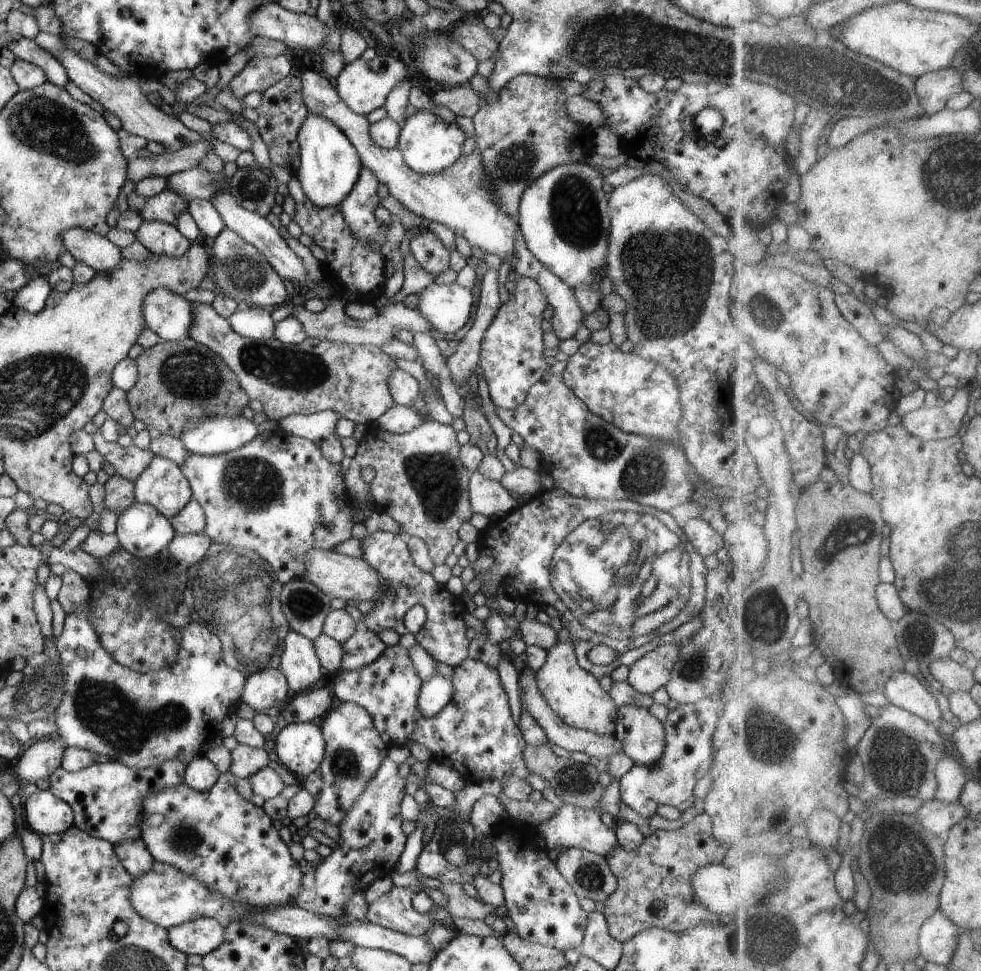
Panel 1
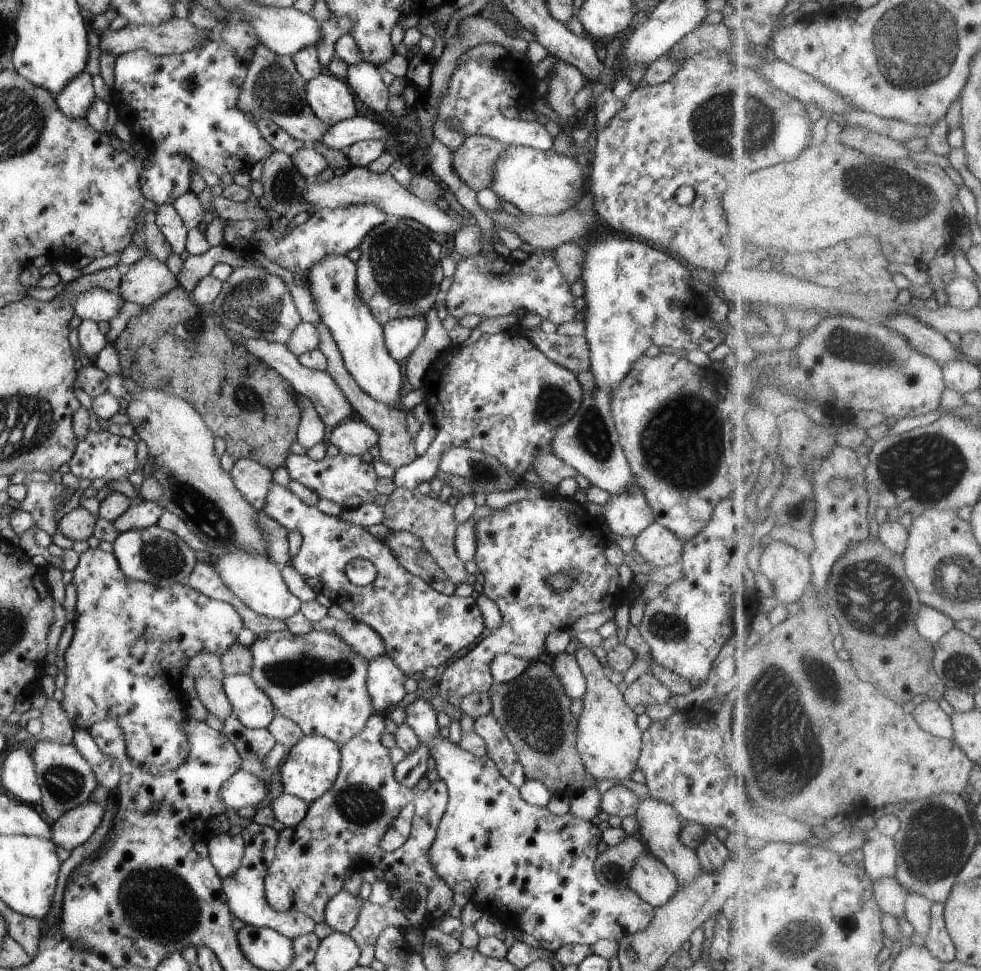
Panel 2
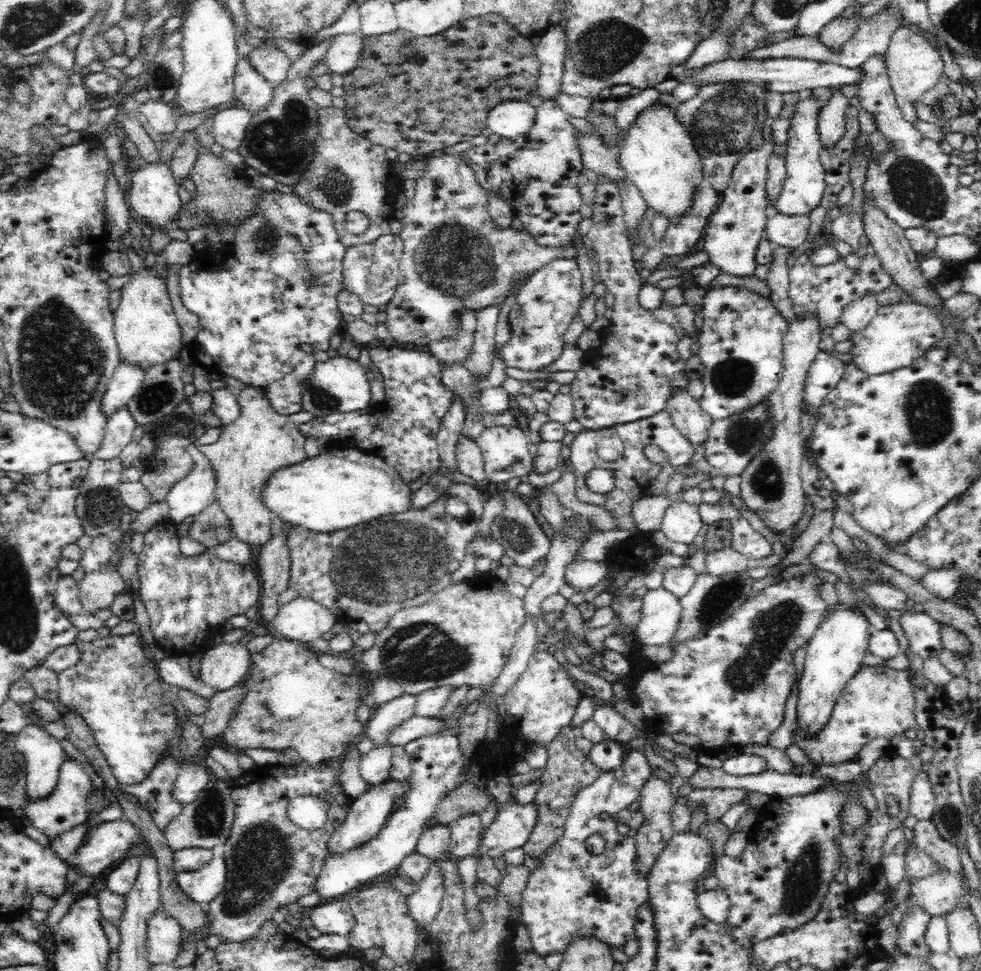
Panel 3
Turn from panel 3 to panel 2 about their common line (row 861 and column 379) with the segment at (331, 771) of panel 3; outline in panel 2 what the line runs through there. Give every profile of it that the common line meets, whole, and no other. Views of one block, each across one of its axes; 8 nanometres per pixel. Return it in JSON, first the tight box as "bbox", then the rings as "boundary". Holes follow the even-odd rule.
{"bbox":[356,217,443,326],"boundary":[[[389,217],[366,234],[359,249],[361,255],[356,262],[358,296],[382,326],[392,319],[425,316],[432,304],[436,304],[443,279],[442,248],[438,242],[408,226],[401,218]]]}

